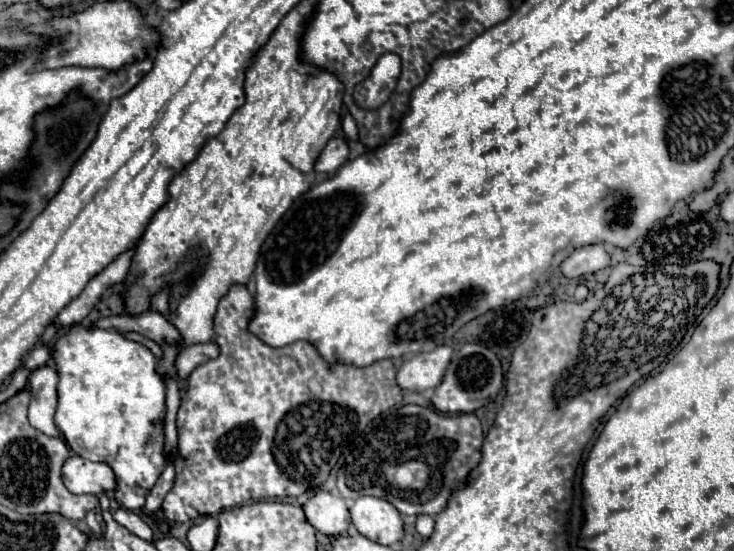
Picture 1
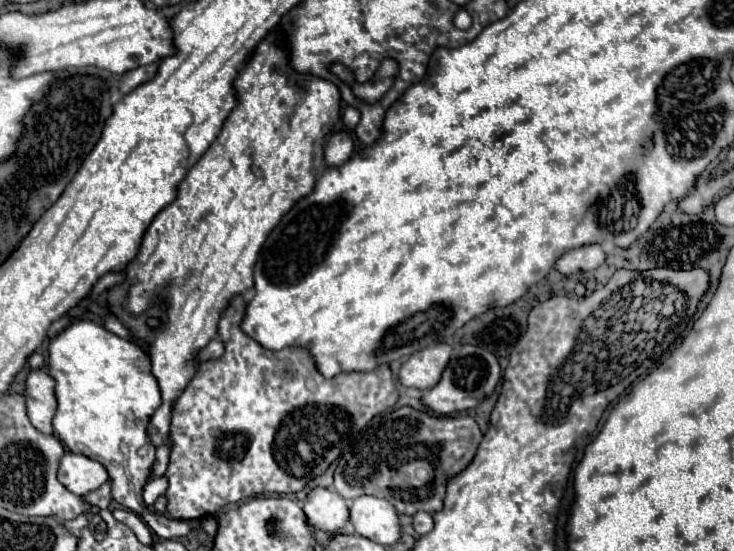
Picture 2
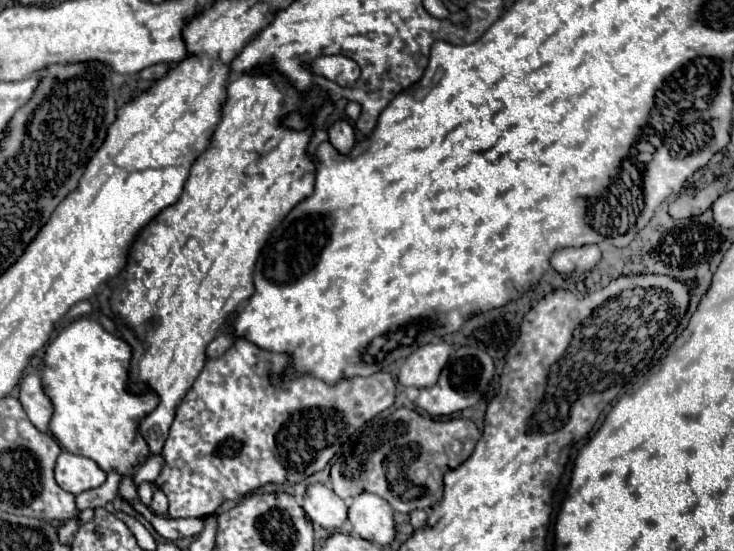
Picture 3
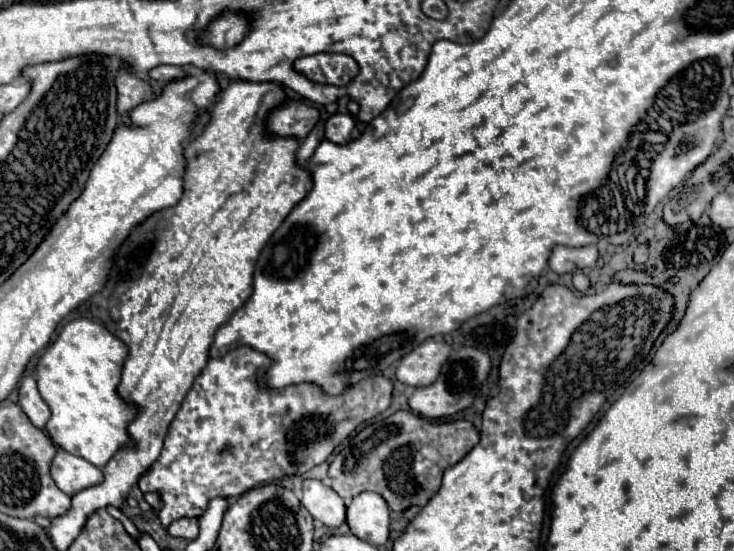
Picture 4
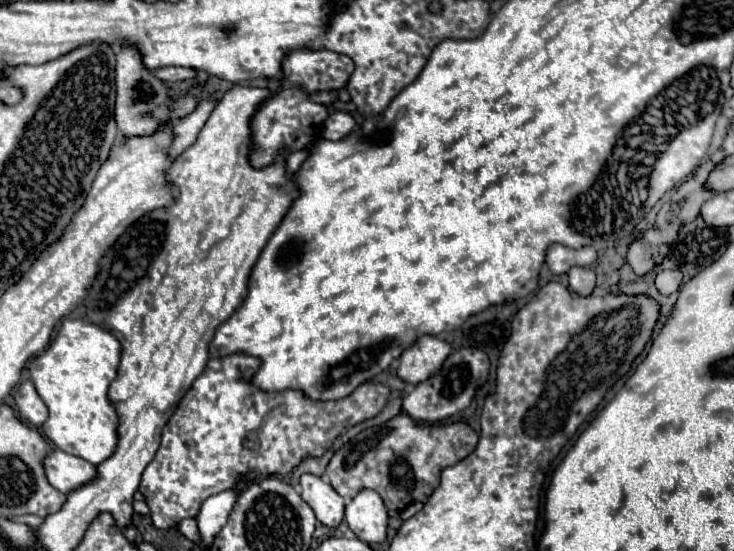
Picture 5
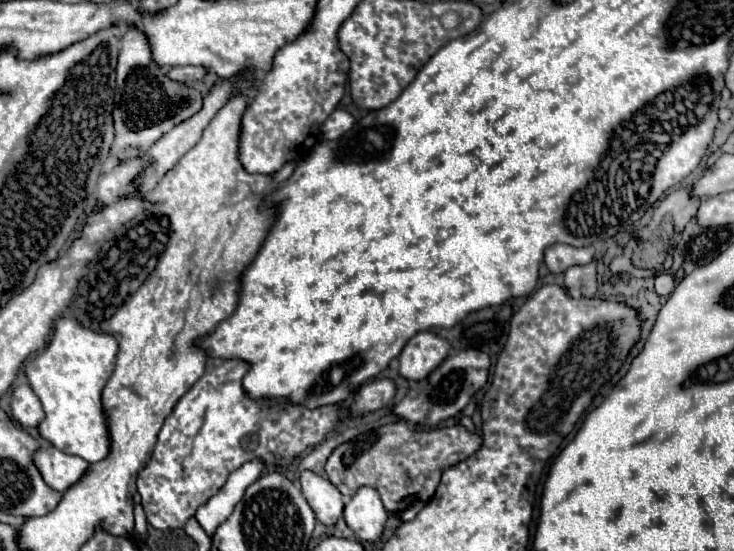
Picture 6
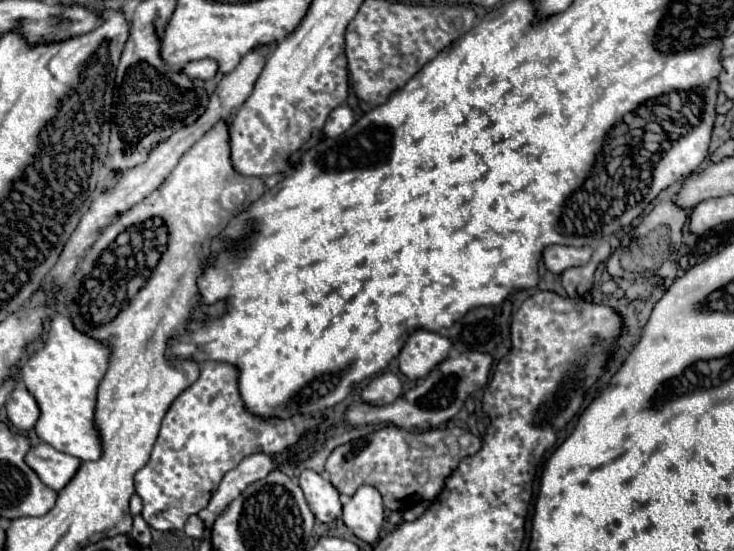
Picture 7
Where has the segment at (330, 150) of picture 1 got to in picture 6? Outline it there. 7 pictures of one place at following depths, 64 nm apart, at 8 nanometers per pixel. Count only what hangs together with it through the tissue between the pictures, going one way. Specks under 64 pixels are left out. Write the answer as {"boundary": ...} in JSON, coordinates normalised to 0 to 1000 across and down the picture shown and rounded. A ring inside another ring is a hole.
{"boundary":[[[460,196],[460,200],[455,200],[455,203],[450,207],[450,214],[441,221],[439,243],[441,243],[441,250],[447,250],[447,254],[458,254],[458,250],[463,250],[469,240],[474,240],[480,229],[482,229],[480,207],[471,203],[471,200],[466,200],[466,196]]]}

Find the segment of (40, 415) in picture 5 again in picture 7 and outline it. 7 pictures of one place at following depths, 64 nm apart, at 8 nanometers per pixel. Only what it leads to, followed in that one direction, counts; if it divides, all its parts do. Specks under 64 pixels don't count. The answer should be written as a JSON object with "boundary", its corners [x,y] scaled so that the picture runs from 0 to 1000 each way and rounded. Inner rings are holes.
{"boundary":[[[22,701],[19,711],[14,715],[8,730],[8,755],[11,755],[11,766],[25,780],[46,777],[54,755],[54,740],[33,701]]]}

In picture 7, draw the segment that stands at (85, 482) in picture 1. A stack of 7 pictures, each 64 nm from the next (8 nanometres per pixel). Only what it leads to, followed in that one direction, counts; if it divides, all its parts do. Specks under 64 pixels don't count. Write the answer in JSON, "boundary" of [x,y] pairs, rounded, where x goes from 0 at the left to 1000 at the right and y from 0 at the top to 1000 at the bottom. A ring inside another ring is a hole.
{"boundary":[[[60,802],[52,809],[44,809],[33,838],[38,838],[38,846],[52,860],[52,868],[76,893],[84,889],[98,871],[98,860],[104,860],[109,846],[106,831],[79,820]]]}

